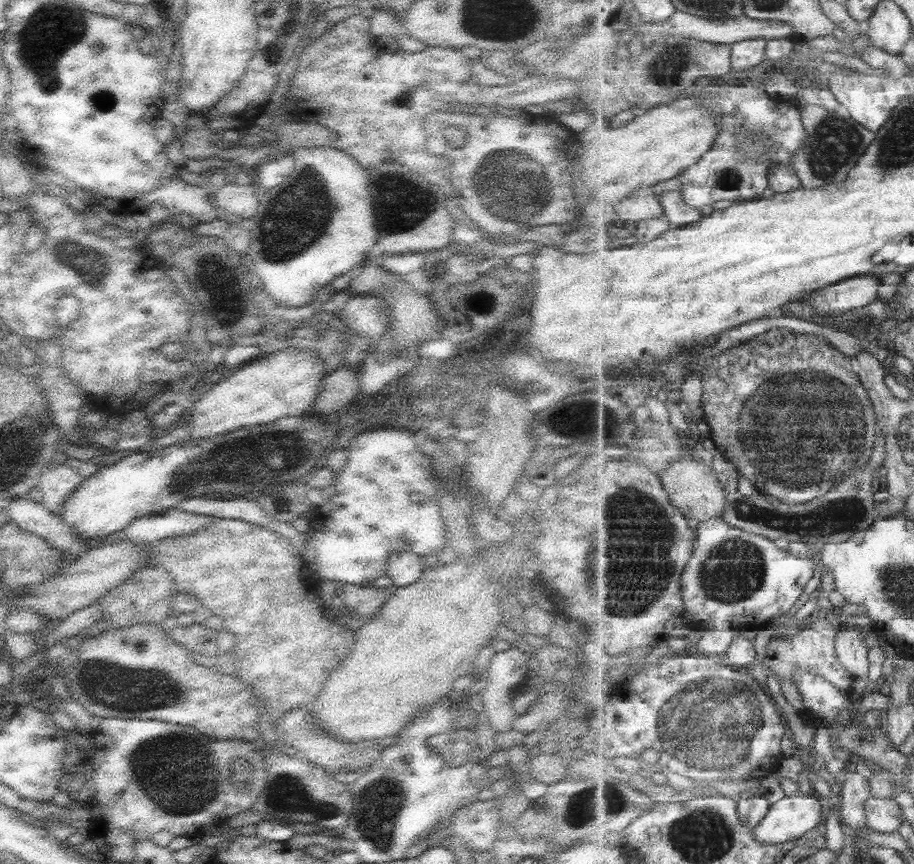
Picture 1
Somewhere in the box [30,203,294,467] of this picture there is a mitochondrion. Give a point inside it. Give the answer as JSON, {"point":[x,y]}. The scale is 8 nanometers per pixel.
{"point":[84,261]}

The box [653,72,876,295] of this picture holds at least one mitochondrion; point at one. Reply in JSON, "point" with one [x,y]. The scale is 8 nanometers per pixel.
{"point":[751,147]}

